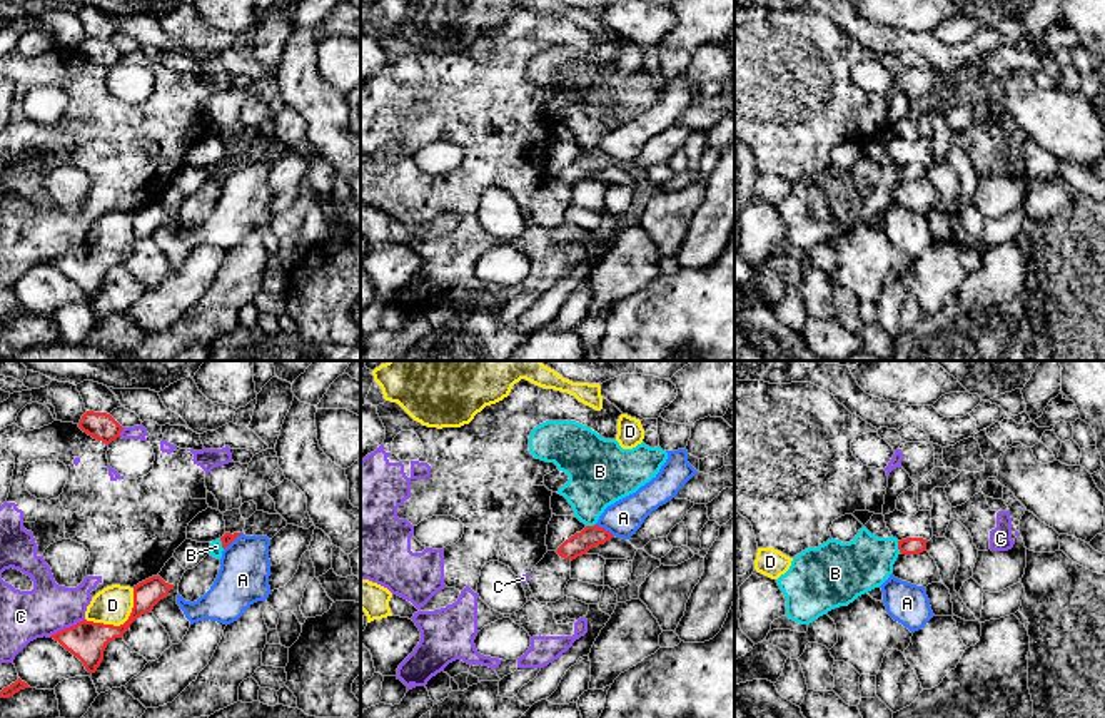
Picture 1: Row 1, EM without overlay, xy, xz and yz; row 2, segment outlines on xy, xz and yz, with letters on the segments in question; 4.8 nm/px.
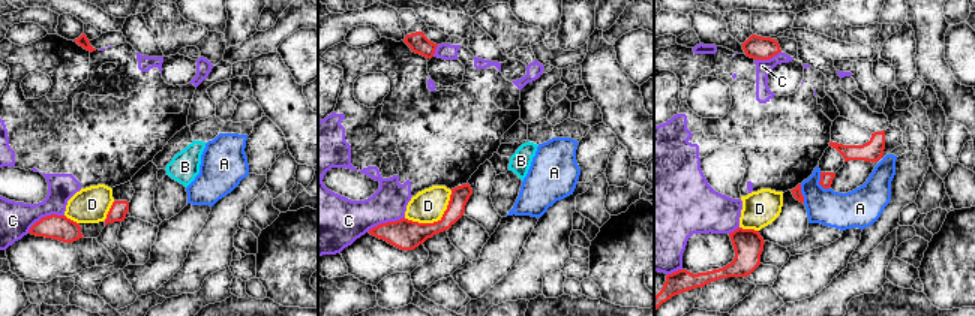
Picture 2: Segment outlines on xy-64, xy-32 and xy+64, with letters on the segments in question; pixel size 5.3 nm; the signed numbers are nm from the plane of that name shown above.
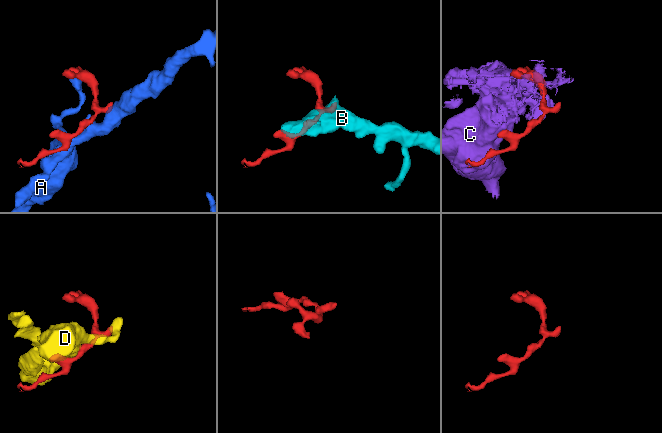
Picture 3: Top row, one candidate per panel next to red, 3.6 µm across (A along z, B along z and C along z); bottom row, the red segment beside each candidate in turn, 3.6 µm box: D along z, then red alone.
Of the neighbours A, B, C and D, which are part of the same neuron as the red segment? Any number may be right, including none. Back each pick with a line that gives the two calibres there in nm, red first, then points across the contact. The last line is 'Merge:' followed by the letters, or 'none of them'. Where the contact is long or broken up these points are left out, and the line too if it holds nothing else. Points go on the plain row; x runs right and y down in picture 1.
Merge: none of them

